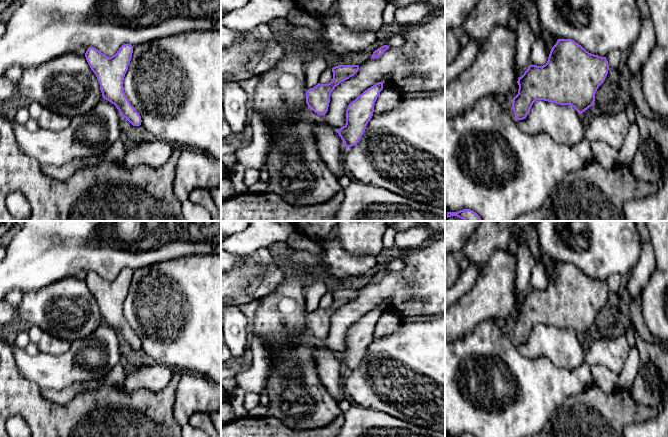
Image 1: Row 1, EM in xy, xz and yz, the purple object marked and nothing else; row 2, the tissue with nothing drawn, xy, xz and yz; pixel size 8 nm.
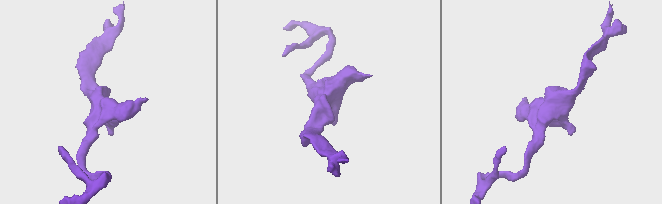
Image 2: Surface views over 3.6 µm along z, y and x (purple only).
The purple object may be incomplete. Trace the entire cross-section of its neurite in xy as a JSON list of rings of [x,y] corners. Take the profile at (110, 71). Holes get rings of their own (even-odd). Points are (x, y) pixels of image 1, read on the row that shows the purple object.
[[[123,44],[111,57],[105,56],[98,49],[89,47],[86,60],[97,77],[104,99],[116,106],[122,117],[133,126],[141,125],[141,116],[125,95],[123,80],[128,70],[133,53],[131,44]]]

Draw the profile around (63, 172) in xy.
[[[76,158],[62,166],[55,166],[53,164],[42,164],[42,170],[50,178],[63,181],[74,175],[77,171],[87,168],[83,162],[83,158]]]

